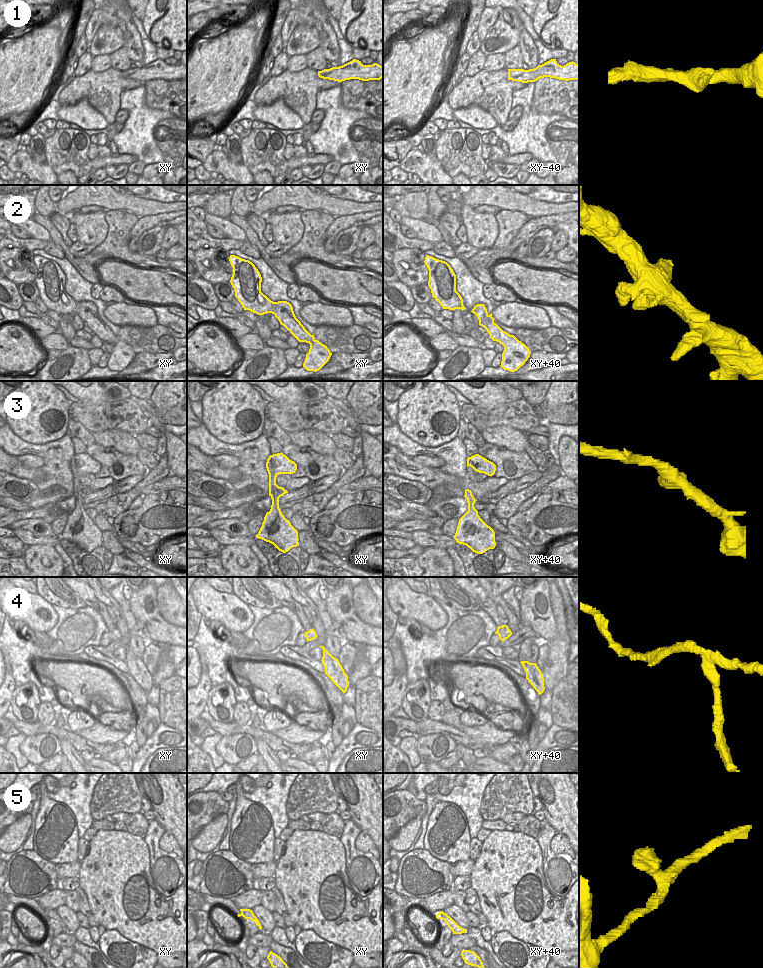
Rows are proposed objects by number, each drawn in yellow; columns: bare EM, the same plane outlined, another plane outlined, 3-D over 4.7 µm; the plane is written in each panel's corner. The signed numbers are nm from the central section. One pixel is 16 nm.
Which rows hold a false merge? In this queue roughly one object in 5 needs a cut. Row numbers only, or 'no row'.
4

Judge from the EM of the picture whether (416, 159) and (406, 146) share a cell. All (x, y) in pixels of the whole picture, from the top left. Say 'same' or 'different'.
different

